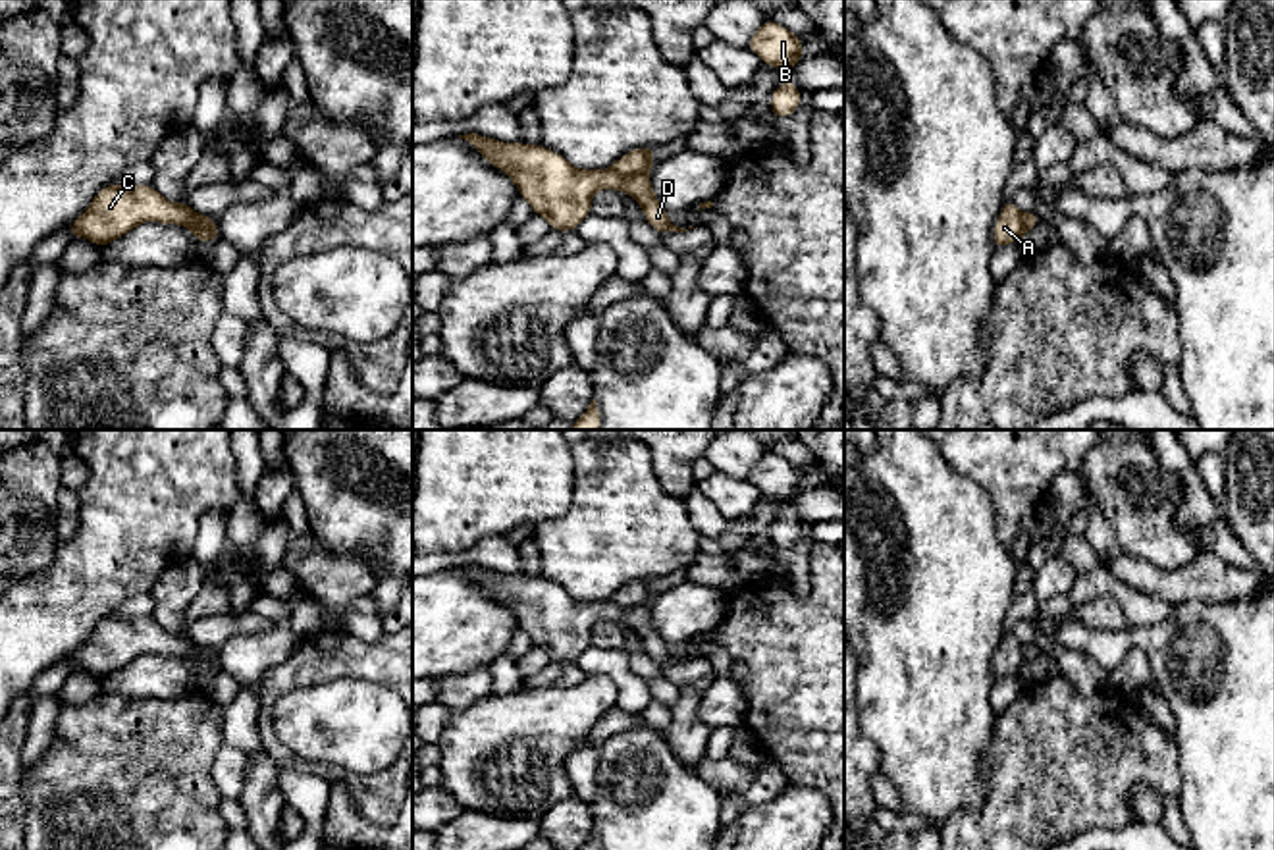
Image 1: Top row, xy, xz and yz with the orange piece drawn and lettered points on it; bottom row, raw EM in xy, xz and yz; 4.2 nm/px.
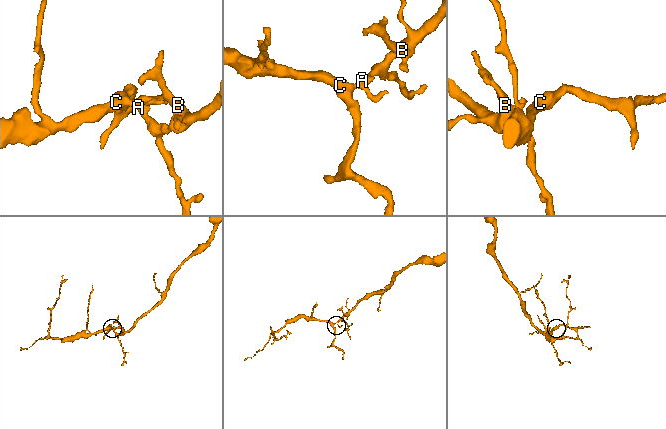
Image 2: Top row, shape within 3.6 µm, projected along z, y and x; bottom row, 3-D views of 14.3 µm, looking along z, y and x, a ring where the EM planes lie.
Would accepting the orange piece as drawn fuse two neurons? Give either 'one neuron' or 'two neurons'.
two neurons

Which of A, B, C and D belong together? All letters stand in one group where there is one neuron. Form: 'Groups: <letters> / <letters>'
Groups: A B / C D

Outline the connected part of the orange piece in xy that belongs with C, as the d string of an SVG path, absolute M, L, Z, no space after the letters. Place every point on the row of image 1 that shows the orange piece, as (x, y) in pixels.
M104 185L89 208L67 227L71 239L87 237L96 247L106 247L129 233L143 222L173 224L191 227L191 222L202 227L216 226L216 218L191 216L191 210L179 202L164 199L150 185Z

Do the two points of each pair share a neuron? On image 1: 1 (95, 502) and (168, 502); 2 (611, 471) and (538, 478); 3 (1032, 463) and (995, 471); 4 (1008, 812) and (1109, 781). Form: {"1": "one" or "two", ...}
{"1": "one", "2": "two", "3": "one", "4": "one"}

